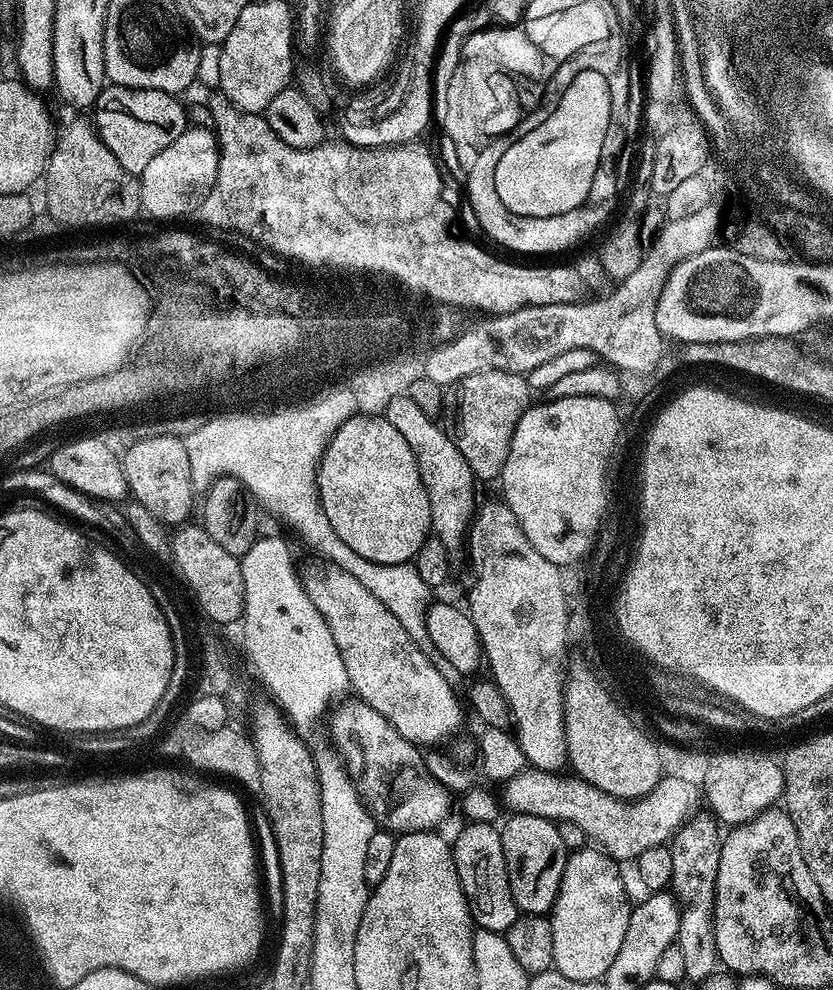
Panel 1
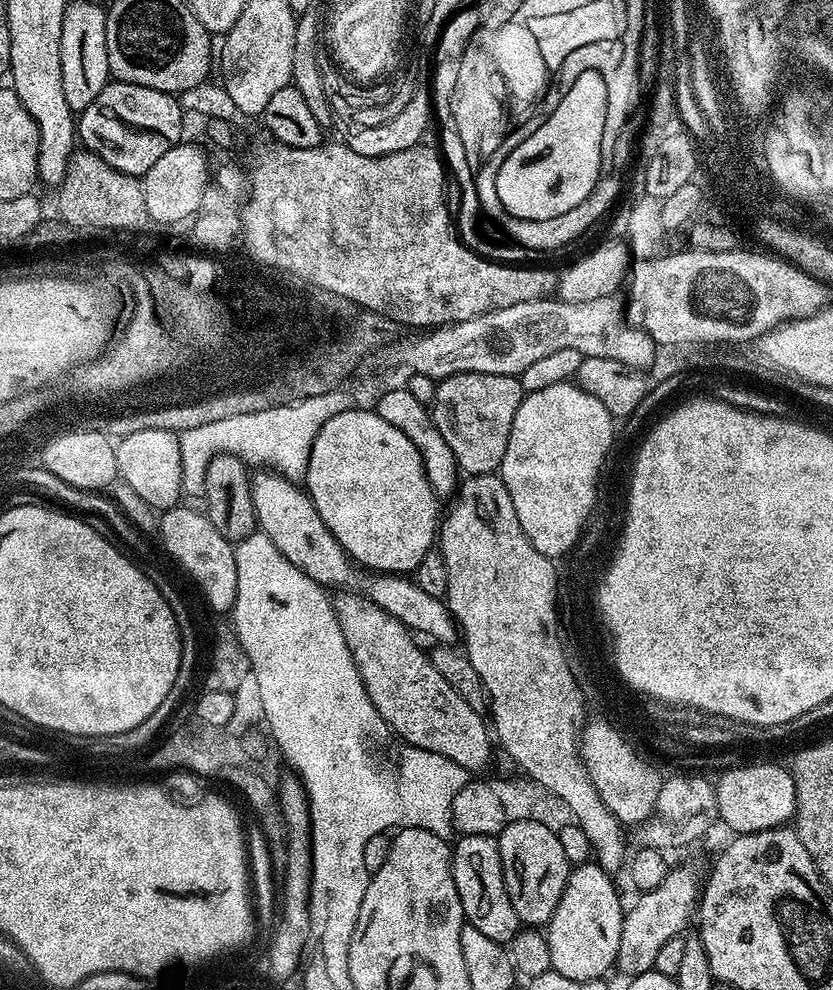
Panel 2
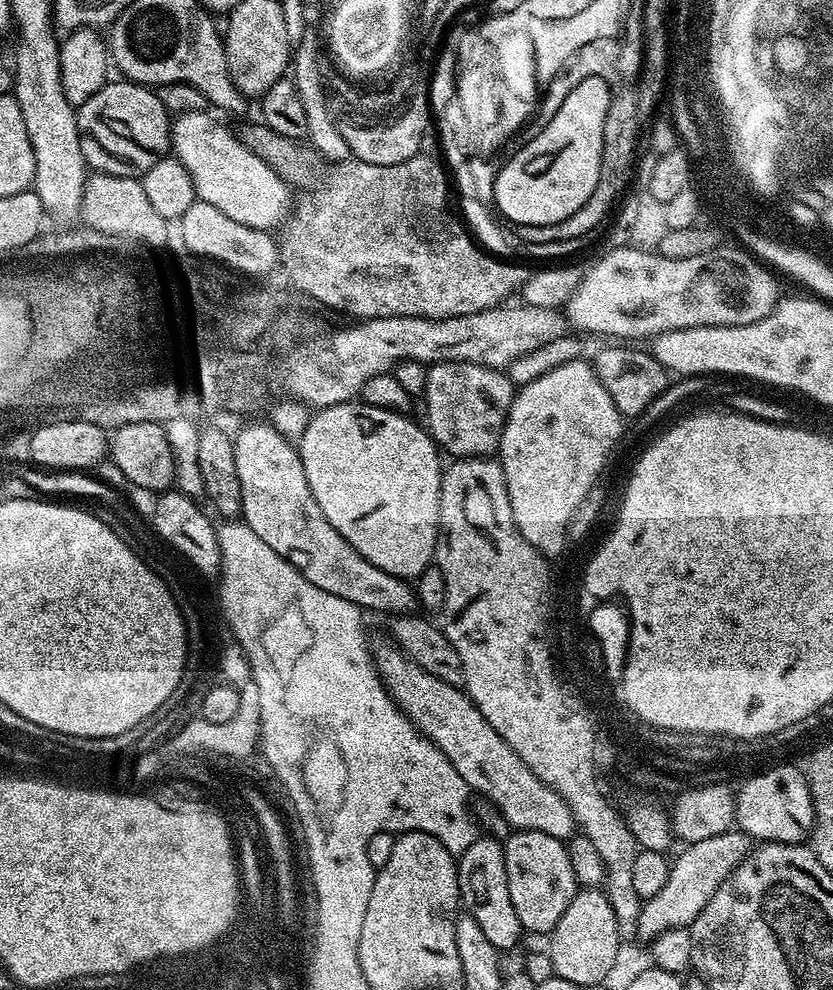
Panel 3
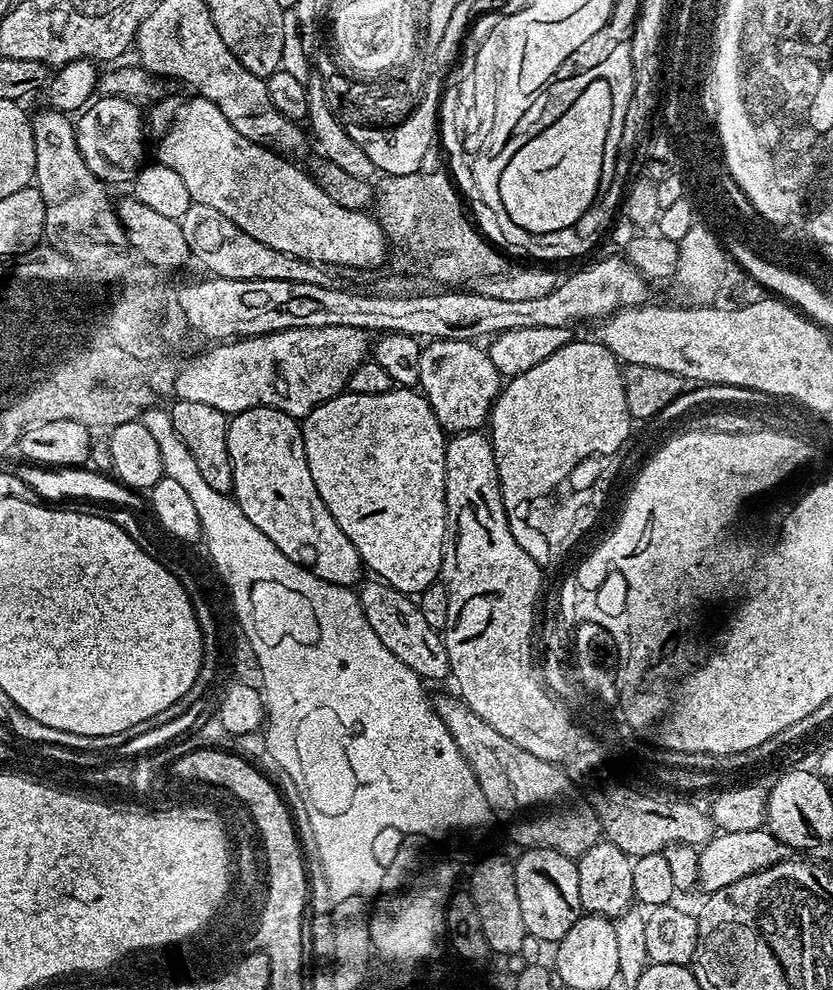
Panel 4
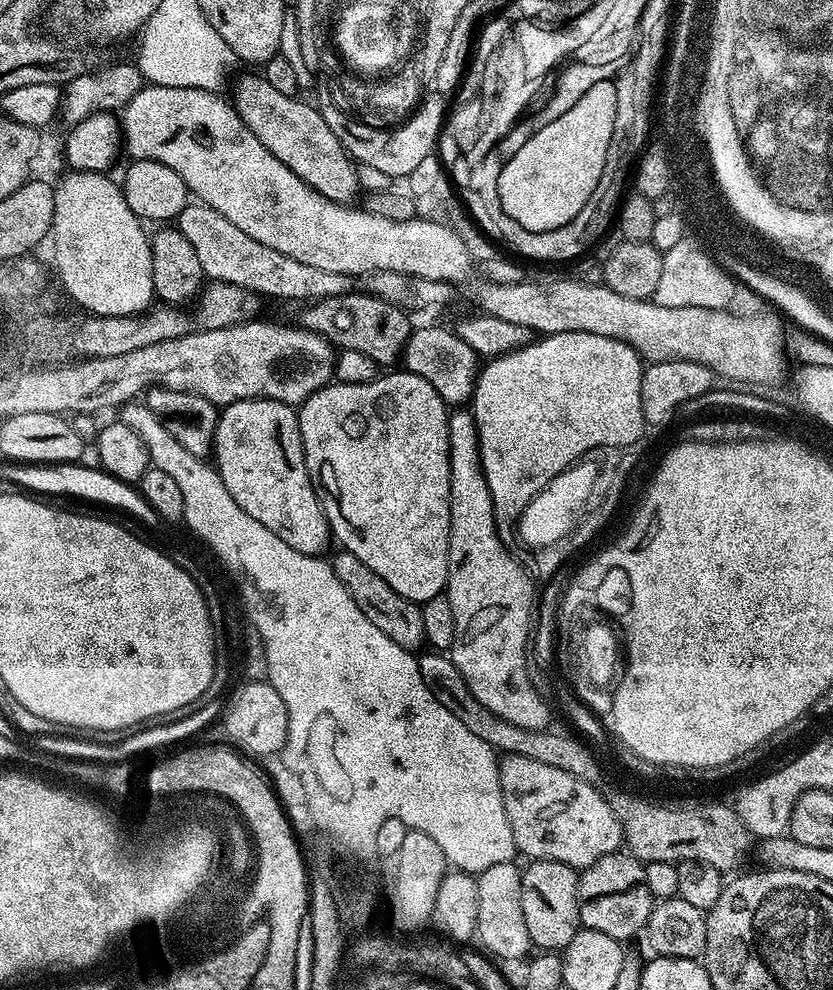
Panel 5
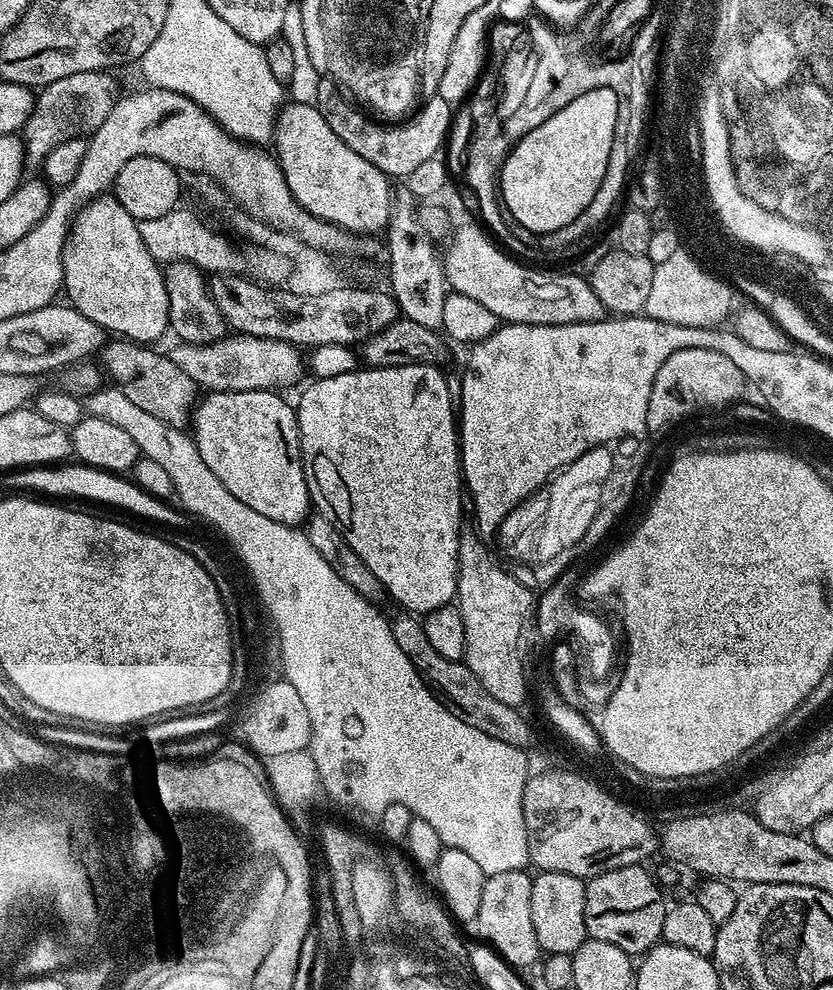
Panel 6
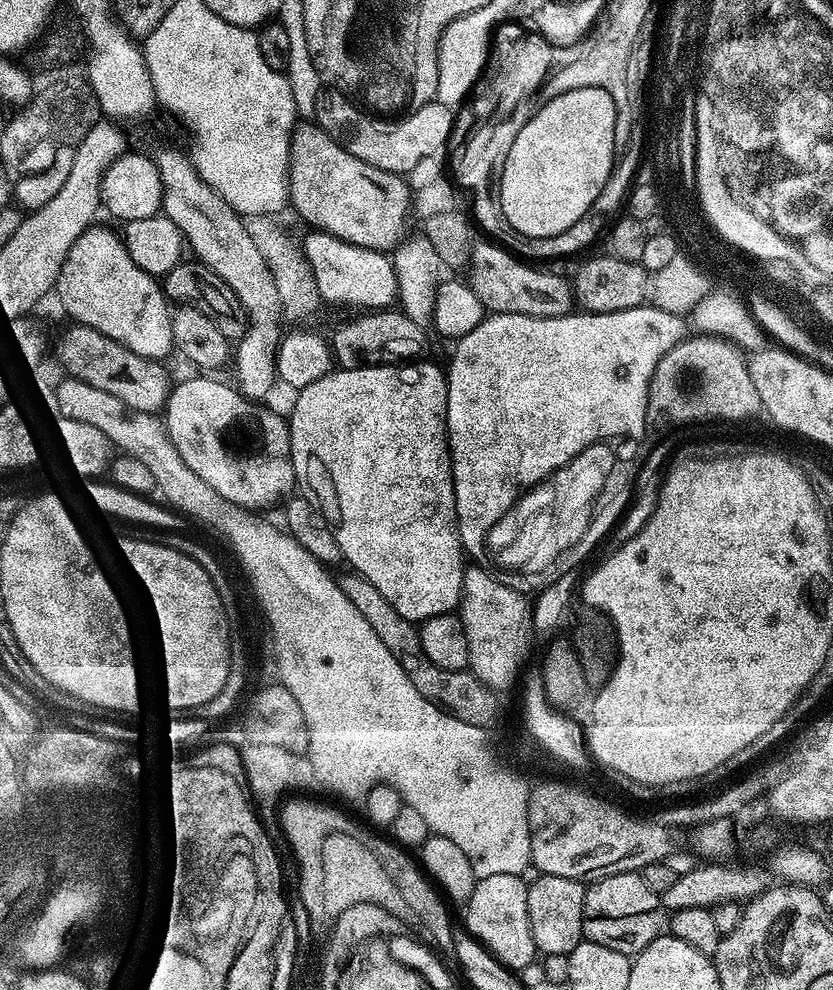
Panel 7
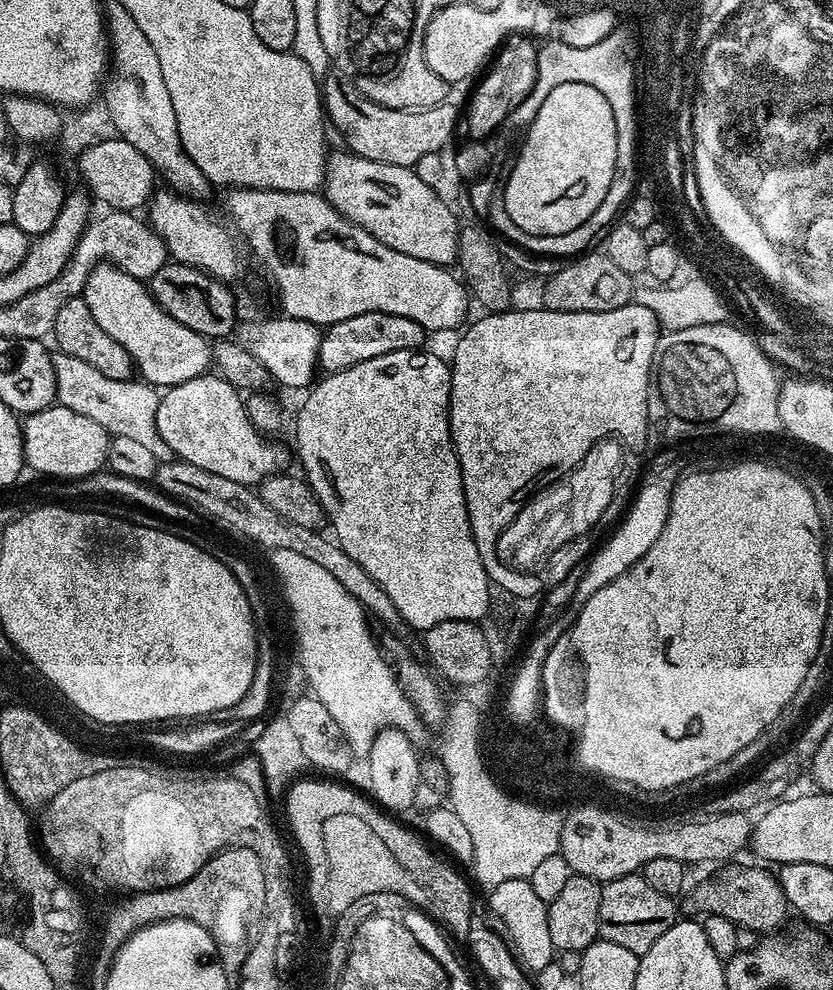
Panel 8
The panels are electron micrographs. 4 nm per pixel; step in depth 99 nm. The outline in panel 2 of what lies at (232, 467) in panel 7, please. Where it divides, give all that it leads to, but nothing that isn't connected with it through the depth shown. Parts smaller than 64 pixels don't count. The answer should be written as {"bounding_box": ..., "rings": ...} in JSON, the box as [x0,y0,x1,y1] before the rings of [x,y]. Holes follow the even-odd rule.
{"bounding_box":[251,470,458,645],"rings":[[[260,470],[251,477],[252,497],[256,511],[256,523],[259,531],[274,542],[274,546],[302,574],[306,574],[314,582],[331,586],[336,590],[358,590],[364,599],[374,602],[386,614],[398,618],[405,628],[413,633],[421,632],[429,636],[436,644],[455,645],[458,640],[458,629],[447,603],[438,598],[430,598],[426,590],[422,590],[411,579],[400,574],[373,574],[361,570],[349,556],[346,549],[337,542],[334,534],[322,522],[312,497],[299,483],[275,470]]]}

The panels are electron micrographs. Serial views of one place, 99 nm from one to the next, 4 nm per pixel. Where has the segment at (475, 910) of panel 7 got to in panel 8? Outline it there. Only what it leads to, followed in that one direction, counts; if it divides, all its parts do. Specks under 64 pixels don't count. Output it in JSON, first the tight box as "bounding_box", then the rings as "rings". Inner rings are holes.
{"bounding_box":[487,879,554,974],"rings":[[[531,879],[498,882],[498,886],[491,888],[487,895],[489,910],[500,919],[501,926],[508,931],[506,936],[514,949],[516,960],[529,973],[539,974],[544,967],[553,963],[554,949],[550,942],[548,904],[536,893],[532,883]]]}

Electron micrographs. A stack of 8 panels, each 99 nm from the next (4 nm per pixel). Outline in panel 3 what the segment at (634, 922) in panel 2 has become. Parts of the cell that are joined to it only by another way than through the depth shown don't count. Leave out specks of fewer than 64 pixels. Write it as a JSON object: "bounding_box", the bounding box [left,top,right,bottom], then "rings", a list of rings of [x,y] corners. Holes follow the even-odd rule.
{"bounding_box":[636,830,750,942],"rings":[[[729,830],[718,834],[714,838],[702,838],[702,842],[688,844],[680,853],[676,860],[671,861],[672,869],[670,878],[666,878],[666,886],[654,894],[654,898],[643,901],[638,914],[636,924],[636,936],[644,939],[644,942],[651,942],[656,936],[668,931],[671,928],[687,929],[696,920],[696,913],[714,898],[718,886],[722,886],[729,874],[747,858],[750,851],[750,837],[745,832],[739,830]],[[668,912],[676,912],[672,920],[668,917]],[[680,912],[688,912],[683,916]]]}

